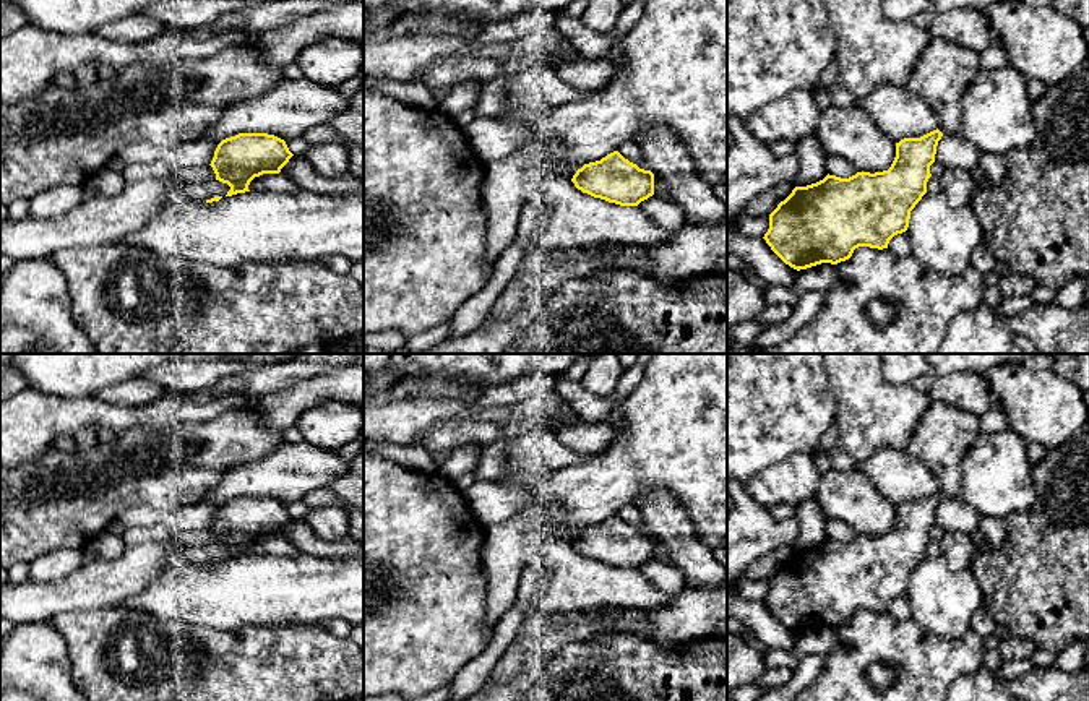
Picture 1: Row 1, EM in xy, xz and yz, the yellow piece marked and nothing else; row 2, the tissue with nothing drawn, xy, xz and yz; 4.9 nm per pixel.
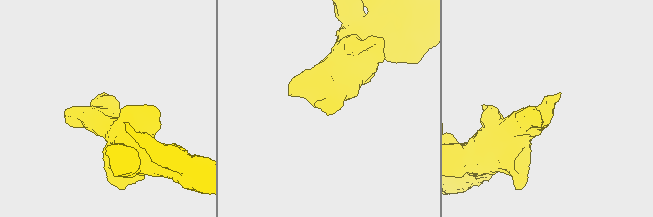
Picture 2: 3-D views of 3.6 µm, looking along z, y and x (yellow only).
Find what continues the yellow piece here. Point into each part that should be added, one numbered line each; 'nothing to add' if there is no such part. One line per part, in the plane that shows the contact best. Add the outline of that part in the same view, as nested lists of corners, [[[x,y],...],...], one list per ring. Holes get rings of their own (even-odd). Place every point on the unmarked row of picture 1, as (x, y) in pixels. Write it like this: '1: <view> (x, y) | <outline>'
nothing to add

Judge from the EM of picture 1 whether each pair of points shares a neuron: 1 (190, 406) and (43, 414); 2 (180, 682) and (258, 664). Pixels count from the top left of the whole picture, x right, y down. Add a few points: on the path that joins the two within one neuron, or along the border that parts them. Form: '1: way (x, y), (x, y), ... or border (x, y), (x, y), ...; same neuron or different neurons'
1: way (153, 414), (80, 414); same neuron
2: way (200, 679), (239, 679); same neuron

